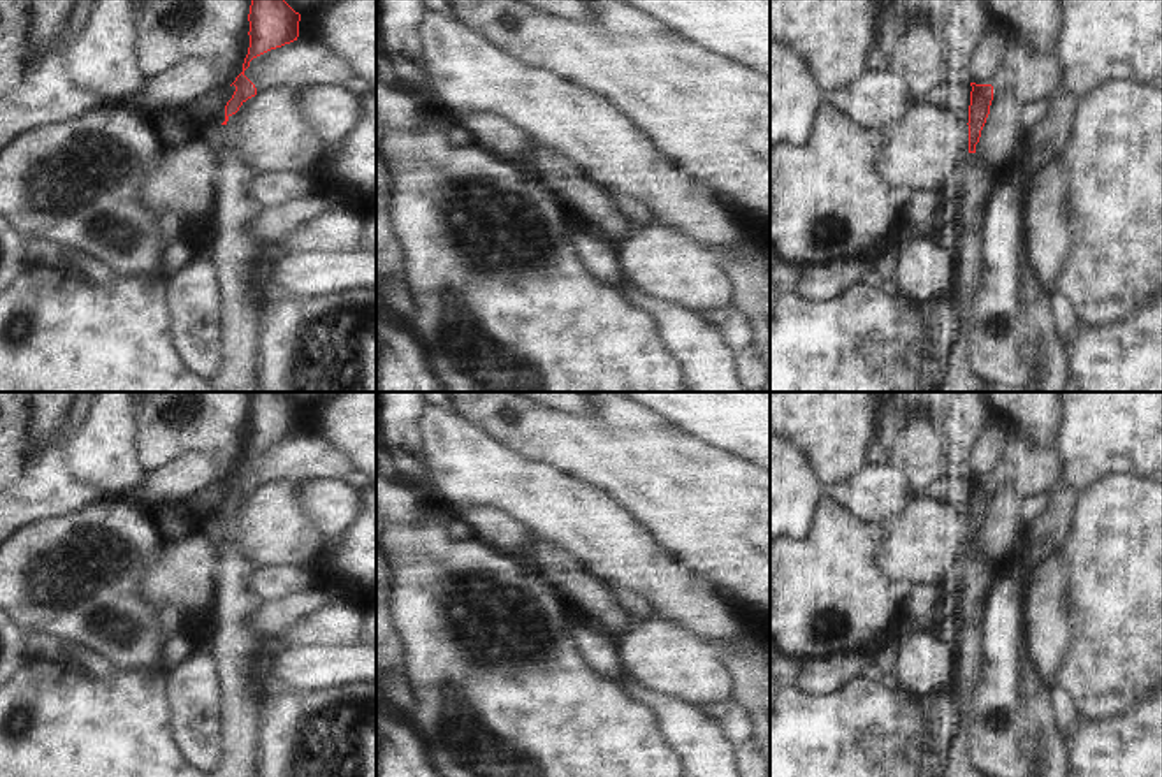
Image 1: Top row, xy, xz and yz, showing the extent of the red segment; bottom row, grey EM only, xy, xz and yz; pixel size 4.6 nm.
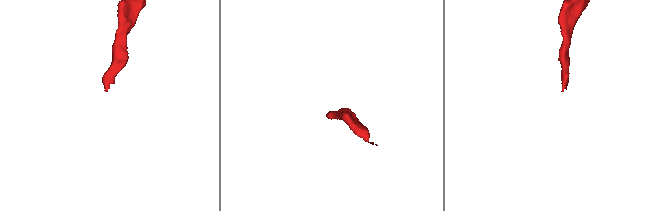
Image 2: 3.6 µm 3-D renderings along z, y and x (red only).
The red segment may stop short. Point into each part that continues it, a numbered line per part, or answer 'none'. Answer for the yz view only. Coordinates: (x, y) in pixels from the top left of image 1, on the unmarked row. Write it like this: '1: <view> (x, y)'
1: yz (973, 580)

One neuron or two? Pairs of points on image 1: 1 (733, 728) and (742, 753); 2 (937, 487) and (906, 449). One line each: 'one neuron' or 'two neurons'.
1: two neurons
2: two neurons

